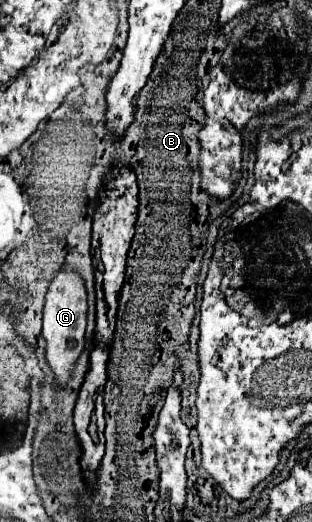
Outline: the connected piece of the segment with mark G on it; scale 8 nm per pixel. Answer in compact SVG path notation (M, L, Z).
M62 270L62 272L54 274L54 278L48 286L48 294L46 294L42 334L46 338L46 360L52 366L52 372L54 372L54 378L58 384L68 382L74 362L78 360L80 352L86 346L86 340L84 340L86 310L88 310L86 300L88 300L86 284L84 284L84 278L80 278L80 274L70 272L70 270Z

